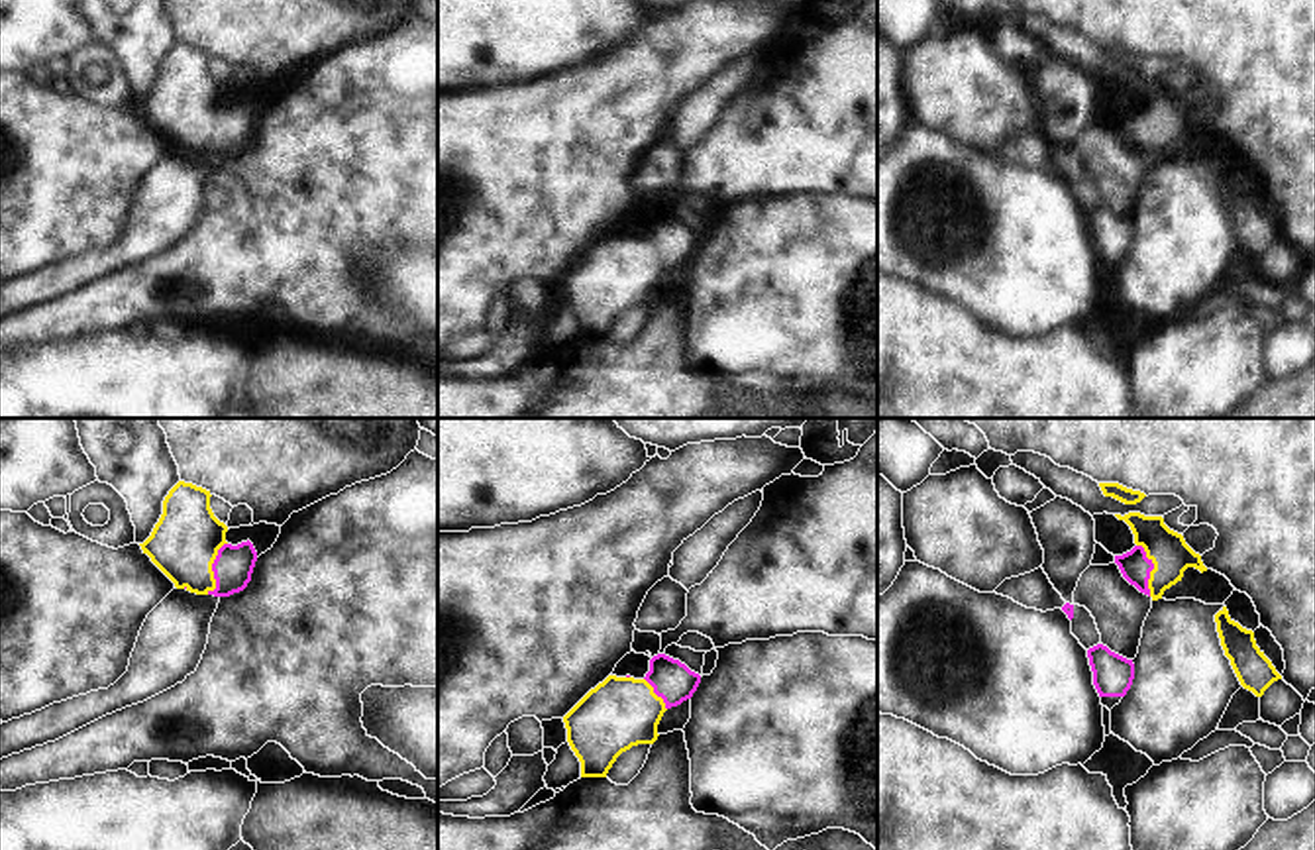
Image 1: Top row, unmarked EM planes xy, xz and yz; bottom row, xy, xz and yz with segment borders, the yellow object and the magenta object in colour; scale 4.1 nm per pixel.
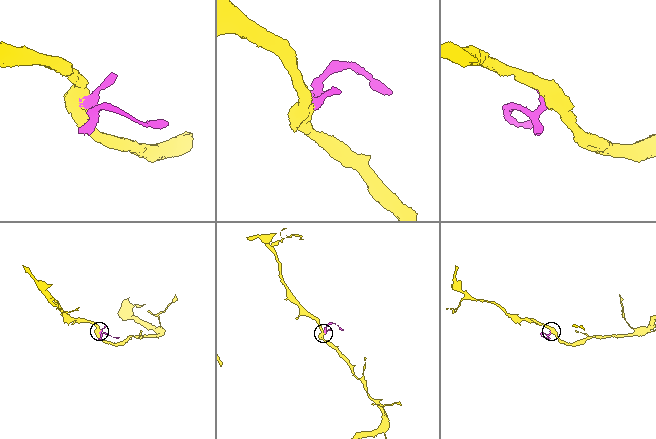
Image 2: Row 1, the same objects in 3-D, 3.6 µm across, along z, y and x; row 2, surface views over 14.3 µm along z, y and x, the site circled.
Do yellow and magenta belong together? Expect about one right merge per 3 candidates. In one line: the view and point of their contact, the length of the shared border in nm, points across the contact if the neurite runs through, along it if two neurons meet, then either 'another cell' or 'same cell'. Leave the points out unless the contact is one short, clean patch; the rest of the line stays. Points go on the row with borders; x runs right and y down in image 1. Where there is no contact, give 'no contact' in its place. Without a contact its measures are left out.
meets yellow in xy at (210, 570); contact 240 nm long; runs through xy (185, 542), (210, 570), (232, 568); same cell

